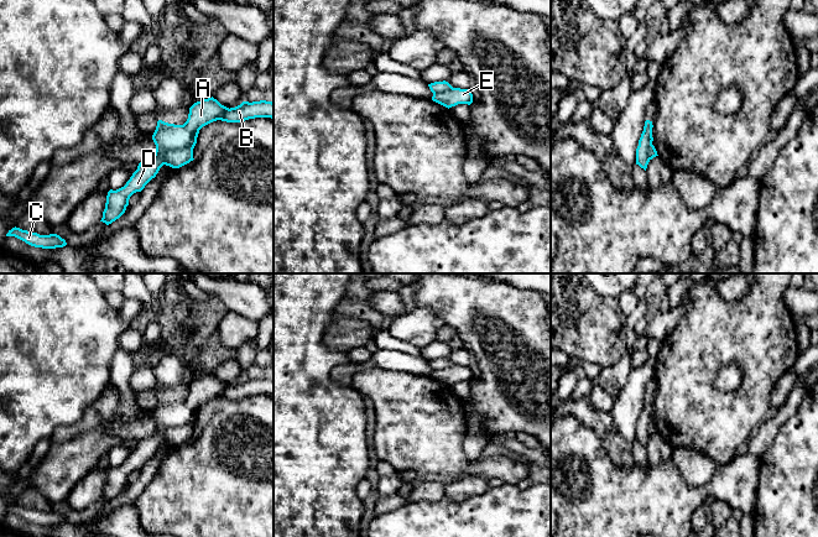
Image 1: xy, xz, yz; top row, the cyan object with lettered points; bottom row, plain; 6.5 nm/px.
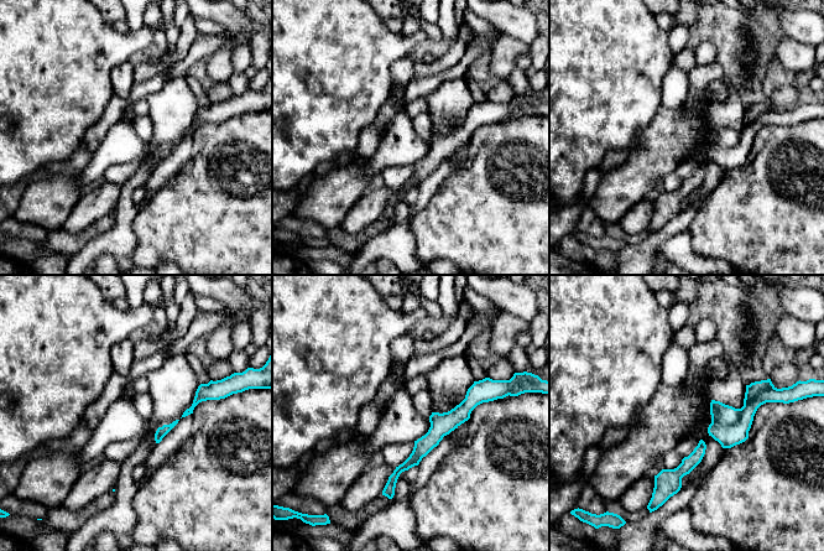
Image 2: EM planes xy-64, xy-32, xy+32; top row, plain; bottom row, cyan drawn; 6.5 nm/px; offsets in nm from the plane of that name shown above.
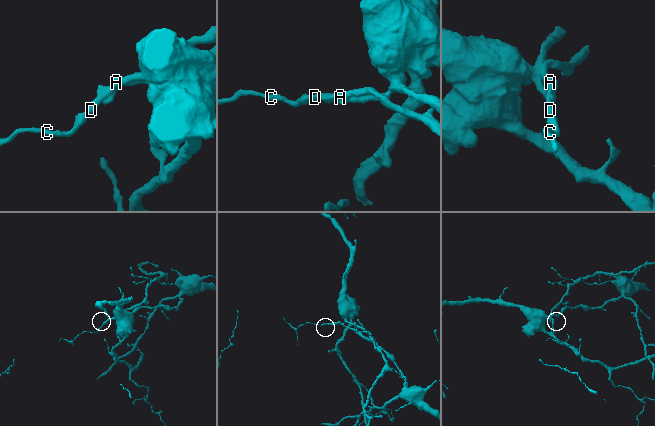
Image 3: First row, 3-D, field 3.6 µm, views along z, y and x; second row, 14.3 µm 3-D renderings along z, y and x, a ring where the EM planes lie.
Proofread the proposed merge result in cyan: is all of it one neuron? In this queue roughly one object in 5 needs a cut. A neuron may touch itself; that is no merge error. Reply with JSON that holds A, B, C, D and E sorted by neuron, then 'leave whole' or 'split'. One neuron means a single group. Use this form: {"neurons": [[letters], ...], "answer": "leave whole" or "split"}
{"neurons": [["A", "C", "D"], ["B", "E"]], "answer": "split"}

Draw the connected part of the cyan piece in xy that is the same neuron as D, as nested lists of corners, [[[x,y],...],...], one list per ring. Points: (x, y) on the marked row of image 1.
[[[212,97],[194,103],[189,108],[188,119],[183,125],[158,120],[152,135],[156,145],[155,155],[139,163],[137,170],[124,187],[108,192],[100,221],[109,225],[125,213],[130,197],[136,192],[141,192],[165,165],[163,151],[168,152],[188,146],[196,131],[213,121],[220,120],[228,110],[229,108],[222,105]]]

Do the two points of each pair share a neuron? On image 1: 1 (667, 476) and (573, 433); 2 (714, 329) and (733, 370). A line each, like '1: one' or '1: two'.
1: one
2: two

